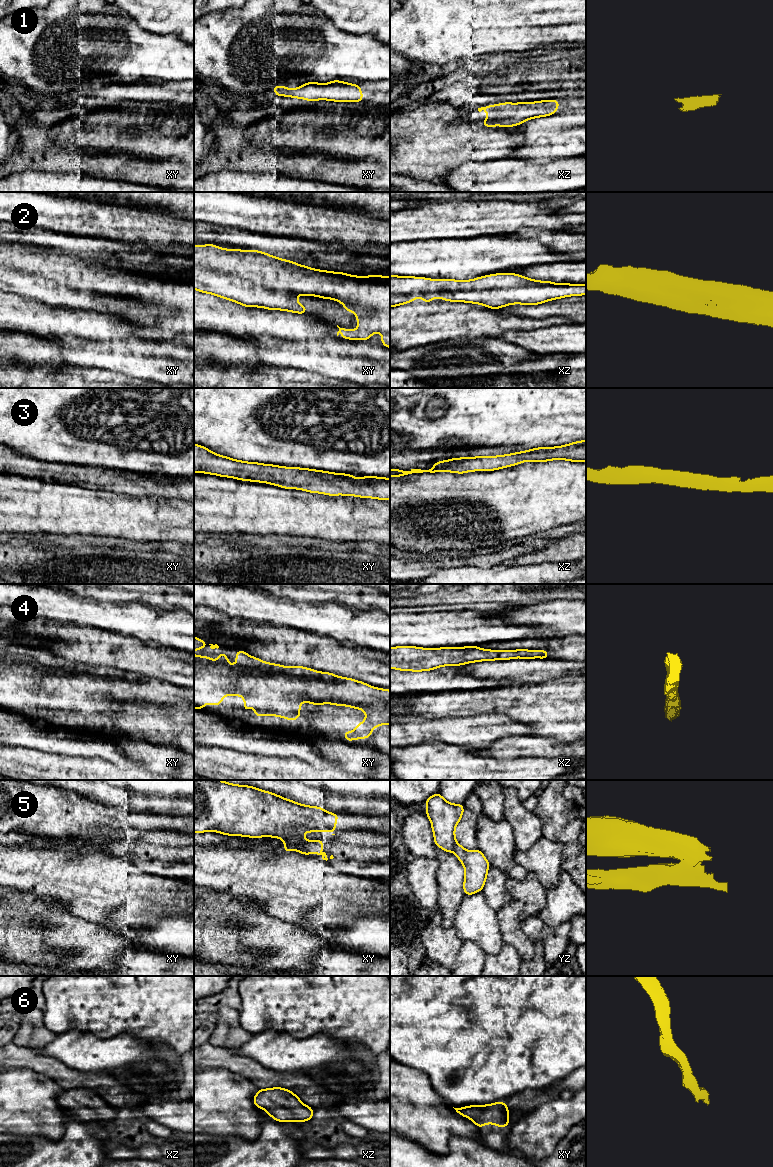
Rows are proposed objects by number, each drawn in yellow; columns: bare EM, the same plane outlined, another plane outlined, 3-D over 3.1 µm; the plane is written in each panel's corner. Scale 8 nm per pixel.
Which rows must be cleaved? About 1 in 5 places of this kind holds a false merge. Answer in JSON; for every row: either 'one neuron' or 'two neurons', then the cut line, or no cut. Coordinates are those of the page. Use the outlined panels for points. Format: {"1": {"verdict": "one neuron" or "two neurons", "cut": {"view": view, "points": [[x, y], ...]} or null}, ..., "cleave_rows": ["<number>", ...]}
{"1": {"verdict": "one neuron", "cut": null}, "2": {"verdict": "one neuron", "cut": null}, "3": {"verdict": "one neuron", "cut": null}, "4": {"verdict": "one neuron", "cut": null}, "5": {"verdict": "two neurons", "cut": {"view": "xy", "points": [[309, 841], [301, 847], [285, 843]]}}, "6": {"verdict": "one neuron", "cut": null}, "cleave_rows": ["5"]}

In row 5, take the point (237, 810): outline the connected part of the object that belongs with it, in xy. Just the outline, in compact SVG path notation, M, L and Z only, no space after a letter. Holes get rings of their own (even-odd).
M194 780L194 833L214 831L230 836L275 837L287 844L302 848L309 840L304 839L305 832L335 832L336 820L340 816L322 809L320 806L308 806L285 799L275 793L246 785L231 784L218 780Z

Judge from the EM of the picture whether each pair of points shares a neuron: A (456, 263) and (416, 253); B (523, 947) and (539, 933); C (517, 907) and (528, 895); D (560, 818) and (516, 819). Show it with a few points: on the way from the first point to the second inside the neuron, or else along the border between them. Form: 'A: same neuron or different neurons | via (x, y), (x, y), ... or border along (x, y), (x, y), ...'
A: same neuron | via (446, 259), (440, 259), (437, 256), (426, 256)
B: different neurons | border along (520, 921), (522, 931), (534, 942)
C: different neurons | border along (513, 898), (520, 901), (523, 905), (521, 919)
D: different neurons | border along (532, 811), (541, 821), (543, 835)

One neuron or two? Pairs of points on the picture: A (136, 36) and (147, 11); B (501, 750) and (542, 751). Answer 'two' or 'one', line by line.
A: two
B: one

